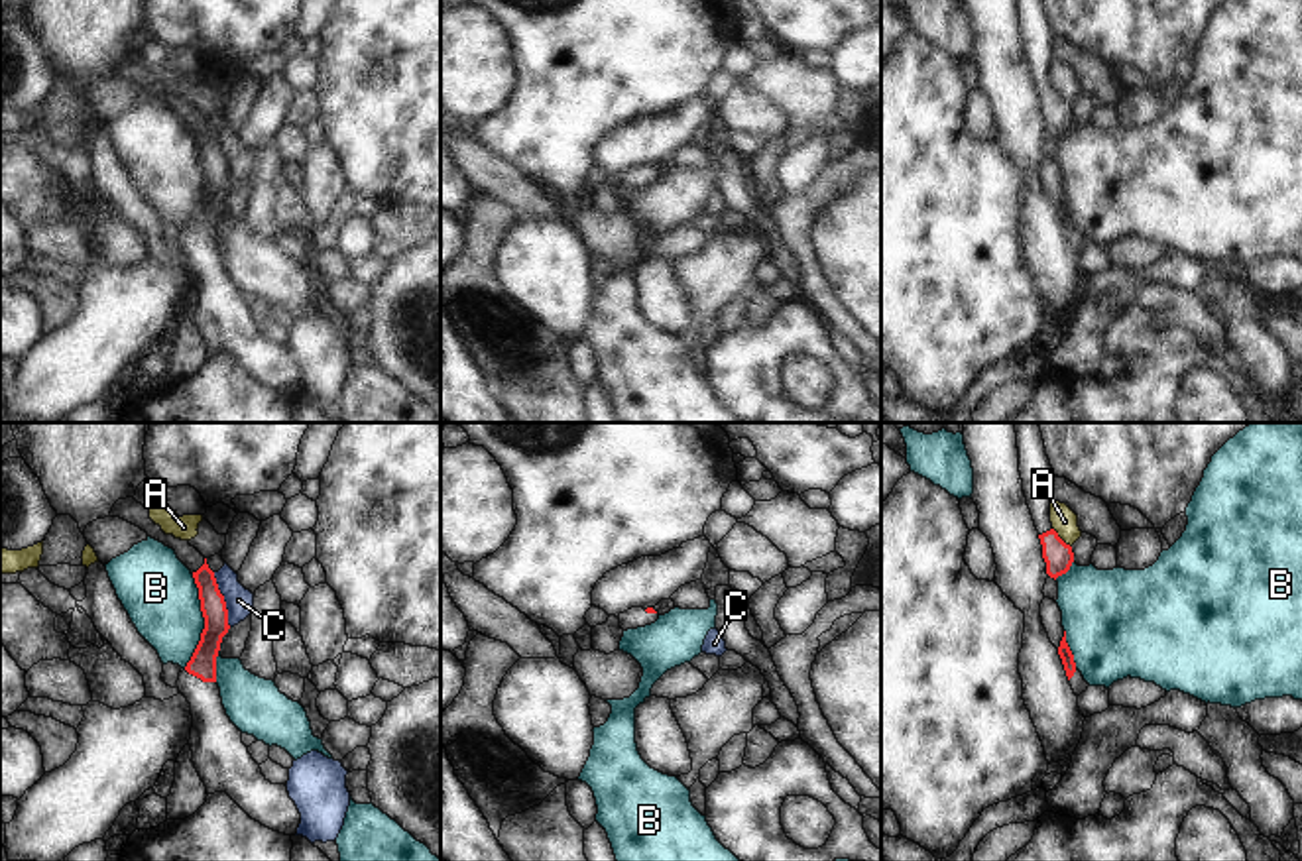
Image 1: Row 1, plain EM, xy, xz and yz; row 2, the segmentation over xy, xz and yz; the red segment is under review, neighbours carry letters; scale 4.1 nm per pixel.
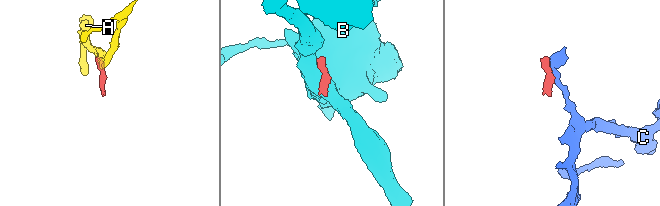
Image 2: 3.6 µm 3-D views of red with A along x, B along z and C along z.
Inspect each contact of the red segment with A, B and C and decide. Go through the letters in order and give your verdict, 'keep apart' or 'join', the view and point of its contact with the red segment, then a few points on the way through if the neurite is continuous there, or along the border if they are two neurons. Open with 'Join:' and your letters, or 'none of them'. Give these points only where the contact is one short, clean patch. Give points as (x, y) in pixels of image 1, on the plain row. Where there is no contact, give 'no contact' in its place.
Join: none of them
A: keep apart; contact yz (1059, 97); border yz (1053, 87), (1070, 107)
B: keep apart; contact xy (205, 181)
C: keep apart; contact xy (223, 160); border xy (213, 132), (231, 185)

